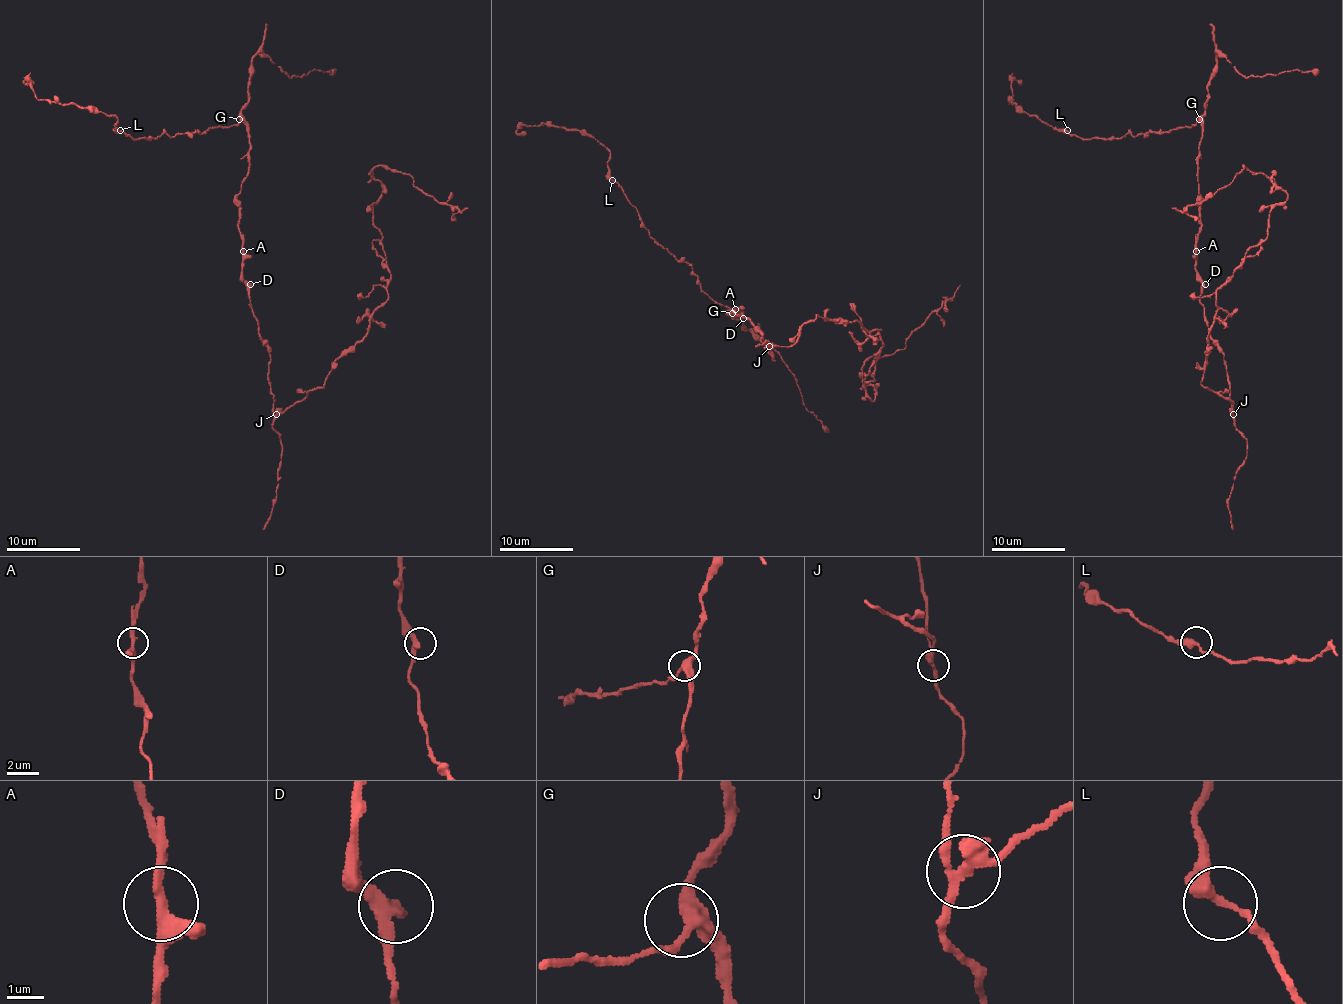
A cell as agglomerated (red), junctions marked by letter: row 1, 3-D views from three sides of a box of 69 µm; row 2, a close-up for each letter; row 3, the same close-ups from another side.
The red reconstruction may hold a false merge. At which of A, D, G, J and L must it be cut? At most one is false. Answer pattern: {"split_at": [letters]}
{"split_at": ["J"]}

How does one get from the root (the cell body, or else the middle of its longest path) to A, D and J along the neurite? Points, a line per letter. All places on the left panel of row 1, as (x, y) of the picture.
A: (267, 343), (259, 336), (248, 282), (243, 277), (243, 251)
D: (267, 343), (257, 330), (250, 303), (250, 284)
J: (267, 343), (270, 356), (268, 382), (276, 415)

